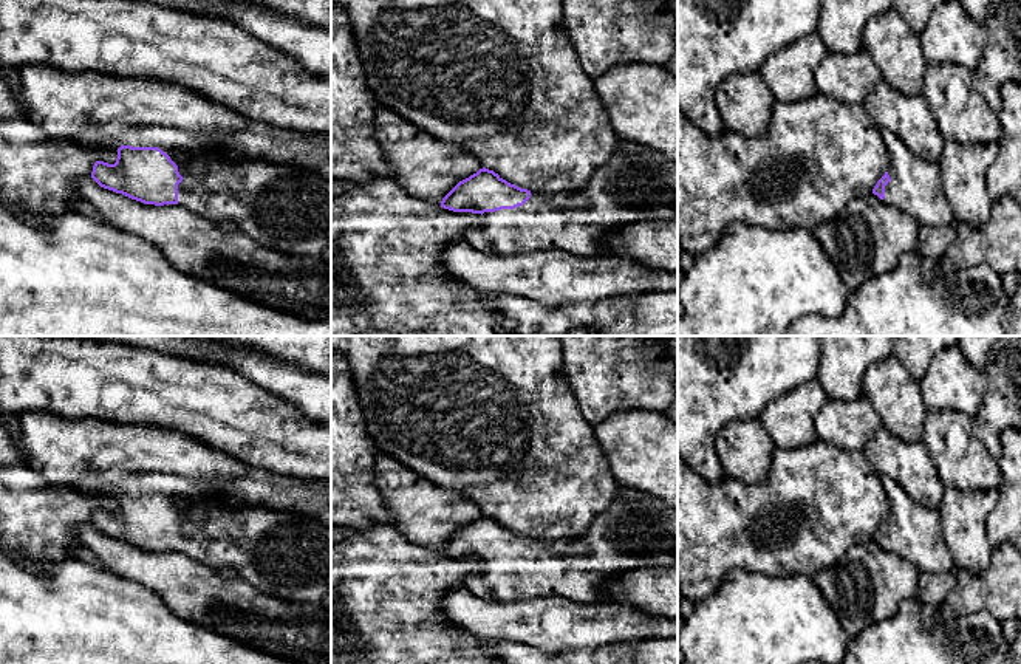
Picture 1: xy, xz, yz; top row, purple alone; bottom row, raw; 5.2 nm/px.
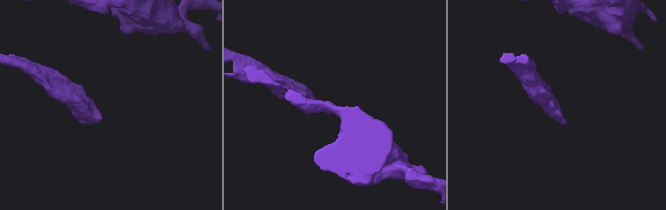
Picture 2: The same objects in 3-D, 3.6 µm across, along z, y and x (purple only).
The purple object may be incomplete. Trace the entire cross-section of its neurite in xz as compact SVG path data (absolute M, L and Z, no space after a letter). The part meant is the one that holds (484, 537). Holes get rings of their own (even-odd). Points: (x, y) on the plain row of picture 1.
M623 488L616 501L599 512L588 531L572 540L557 540L548 543L531 539L507 529L493 517L486 514L459 528L441 548L441 554L453 559L481 560L484 571L466 579L466 590L487 601L528 601L541 594L560 596L579 604L605 602L602 585L619 574L645 570L667 568L678 565L678 511L659 497L653 497L640 489Z

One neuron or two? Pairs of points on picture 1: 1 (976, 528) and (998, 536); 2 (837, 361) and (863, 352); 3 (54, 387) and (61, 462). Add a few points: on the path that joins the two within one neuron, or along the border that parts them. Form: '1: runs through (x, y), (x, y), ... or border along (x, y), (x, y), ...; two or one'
1: border along (998, 497), (989, 516), (989, 542), (993, 548); two
2: runs through (843, 356), (848, 352), (857, 352); one
3: border along (20, 414), (44, 410), (71, 418), (92, 418); two

